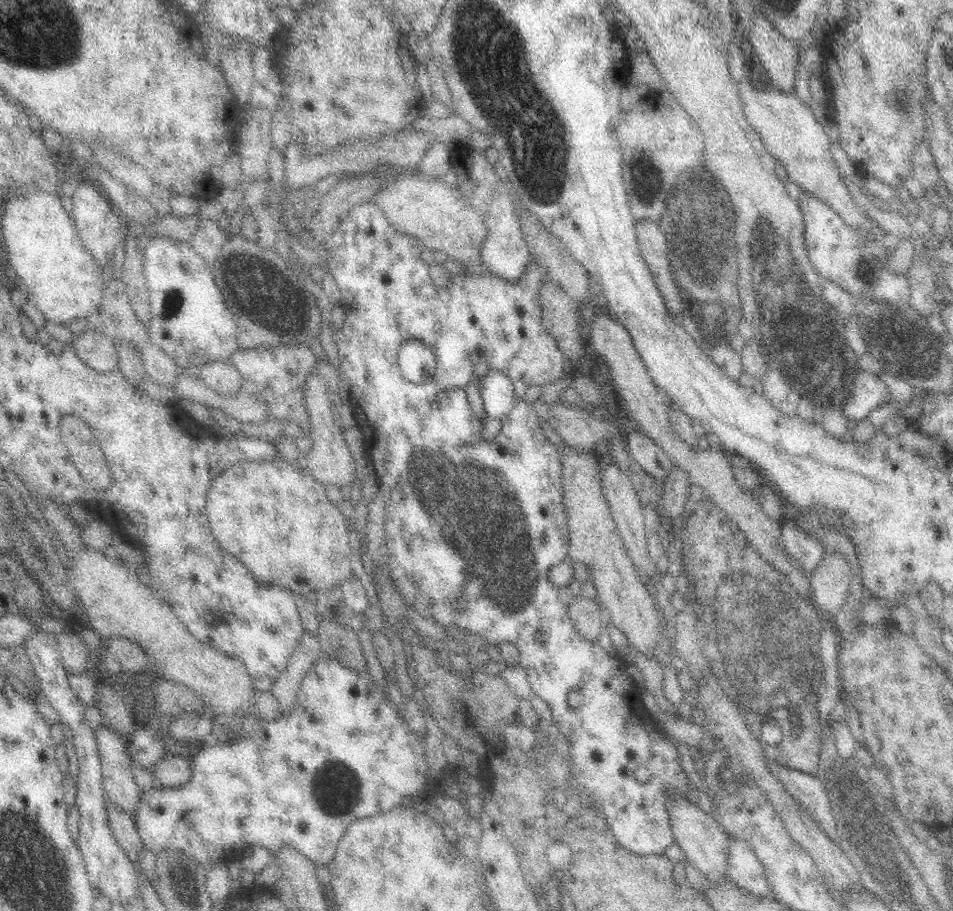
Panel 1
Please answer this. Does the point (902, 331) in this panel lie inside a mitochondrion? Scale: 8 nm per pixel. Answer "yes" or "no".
yes

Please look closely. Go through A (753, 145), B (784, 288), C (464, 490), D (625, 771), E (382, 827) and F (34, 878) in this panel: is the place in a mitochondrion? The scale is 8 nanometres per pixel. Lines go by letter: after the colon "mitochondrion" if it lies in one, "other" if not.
A: other
B: mitochondrion
C: mitochondrion
D: other
E: other
F: mitochondrion

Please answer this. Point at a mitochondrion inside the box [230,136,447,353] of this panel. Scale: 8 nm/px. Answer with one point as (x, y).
(257, 284)

